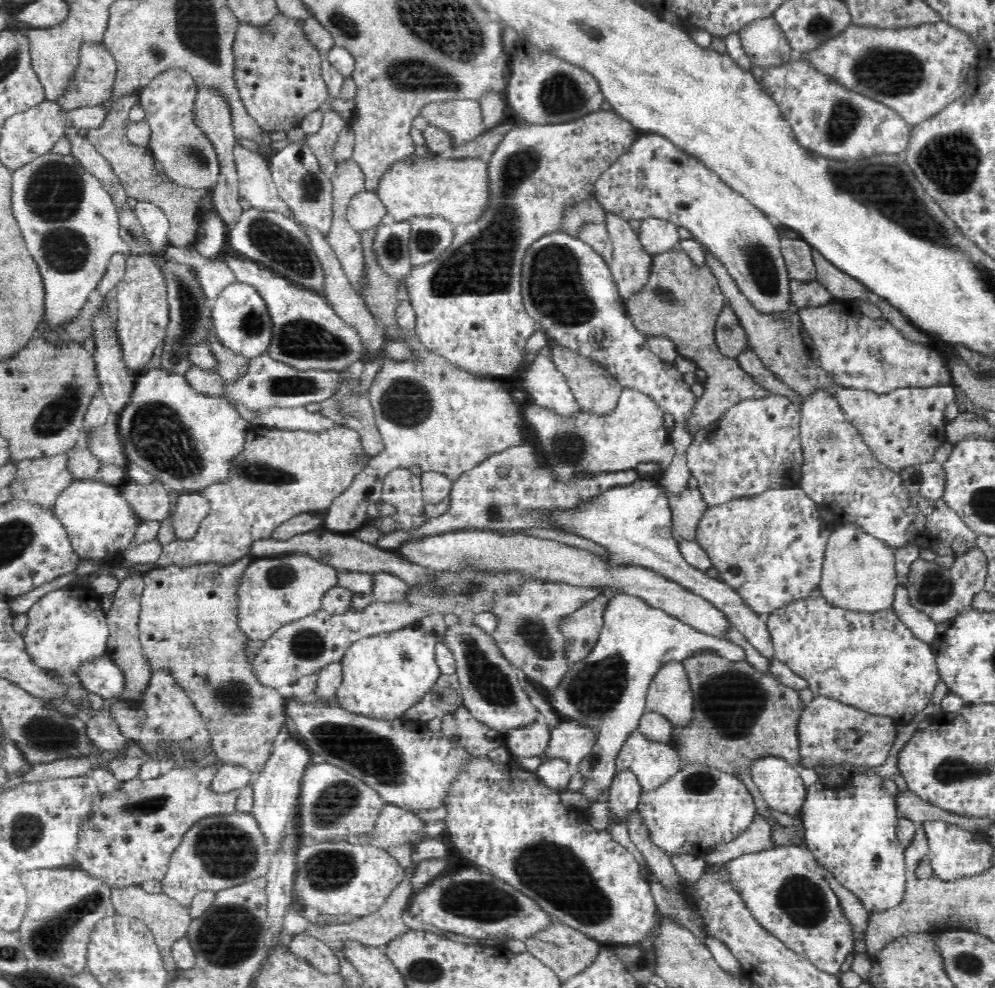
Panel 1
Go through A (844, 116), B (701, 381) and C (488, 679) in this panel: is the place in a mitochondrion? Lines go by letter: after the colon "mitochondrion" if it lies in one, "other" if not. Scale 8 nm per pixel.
A: mitochondrion
B: other
C: mitochondrion

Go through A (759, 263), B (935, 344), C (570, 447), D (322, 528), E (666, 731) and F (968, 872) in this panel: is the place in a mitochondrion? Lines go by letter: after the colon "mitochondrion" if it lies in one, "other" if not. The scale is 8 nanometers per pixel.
A: mitochondrion
B: other
C: mitochondrion
D: other
E: other
F: other

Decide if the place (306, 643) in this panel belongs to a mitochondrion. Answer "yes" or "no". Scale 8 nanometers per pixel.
yes

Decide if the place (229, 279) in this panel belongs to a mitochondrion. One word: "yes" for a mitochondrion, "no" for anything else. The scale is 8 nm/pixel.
no

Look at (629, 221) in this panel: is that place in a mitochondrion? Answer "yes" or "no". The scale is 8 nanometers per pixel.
no

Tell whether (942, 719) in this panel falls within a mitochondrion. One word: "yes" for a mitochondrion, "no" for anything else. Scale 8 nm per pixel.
no

